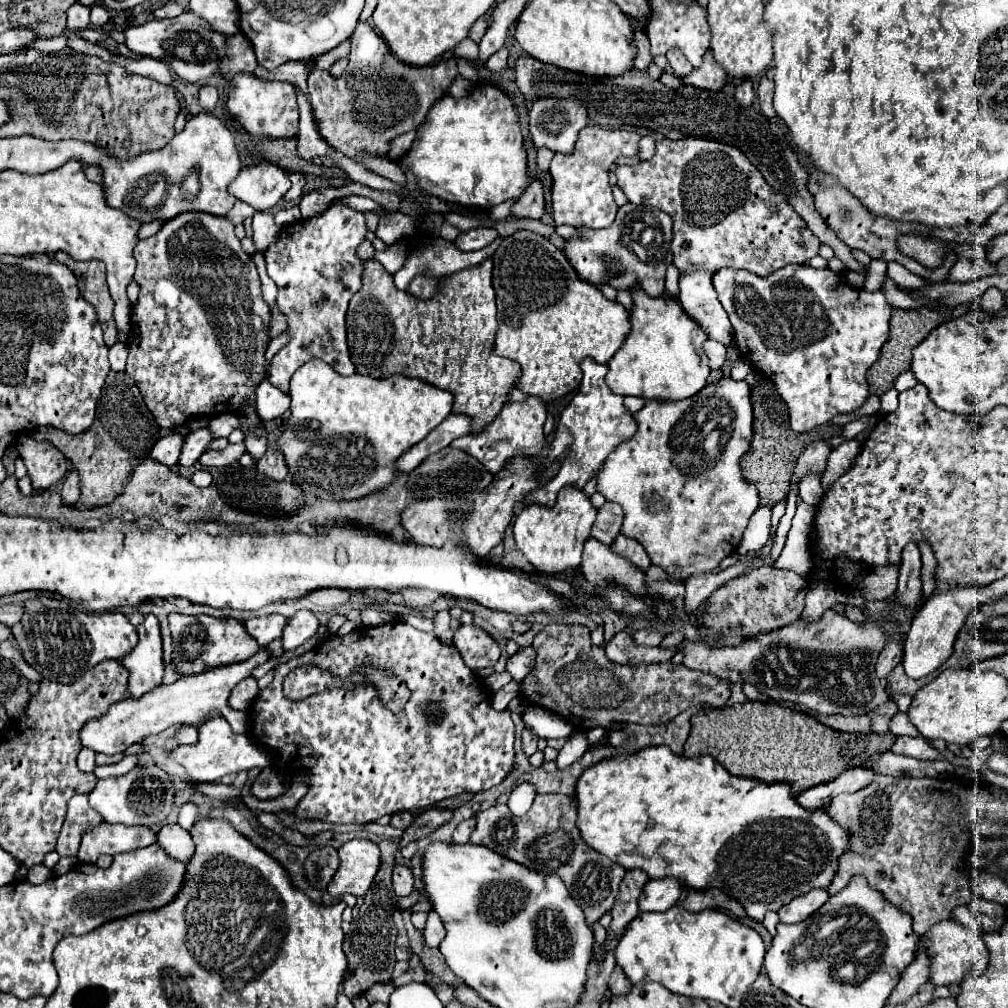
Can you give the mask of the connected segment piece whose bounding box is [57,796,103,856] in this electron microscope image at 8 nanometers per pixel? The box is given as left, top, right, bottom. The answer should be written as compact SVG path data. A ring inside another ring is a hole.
M73 796L69 800L67 818L63 822L59 840L57 840L57 854L59 856L77 856L81 836L89 824L101 822L101 814L97 814L91 806L87 796Z

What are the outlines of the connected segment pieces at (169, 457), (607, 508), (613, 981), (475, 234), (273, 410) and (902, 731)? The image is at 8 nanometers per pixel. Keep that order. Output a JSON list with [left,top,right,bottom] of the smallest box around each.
[[149,434,183,468],[593,502,623,546],[607,966,631,996],[455,228,497,252],[257,380,291,420],[889,712,919,736]]

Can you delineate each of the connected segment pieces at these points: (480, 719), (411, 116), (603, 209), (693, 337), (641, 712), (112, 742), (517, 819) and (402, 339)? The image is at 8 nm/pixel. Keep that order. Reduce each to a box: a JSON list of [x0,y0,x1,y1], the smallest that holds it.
[[249,620,515,824],[309,22,457,162],[549,126,639,228],[607,288,709,402],[521,624,731,730],[81,648,269,754],[471,794,625,926],[347,260,521,434]]

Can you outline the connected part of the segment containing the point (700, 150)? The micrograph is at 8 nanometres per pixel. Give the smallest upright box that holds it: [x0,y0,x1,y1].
[615,138,819,276]

